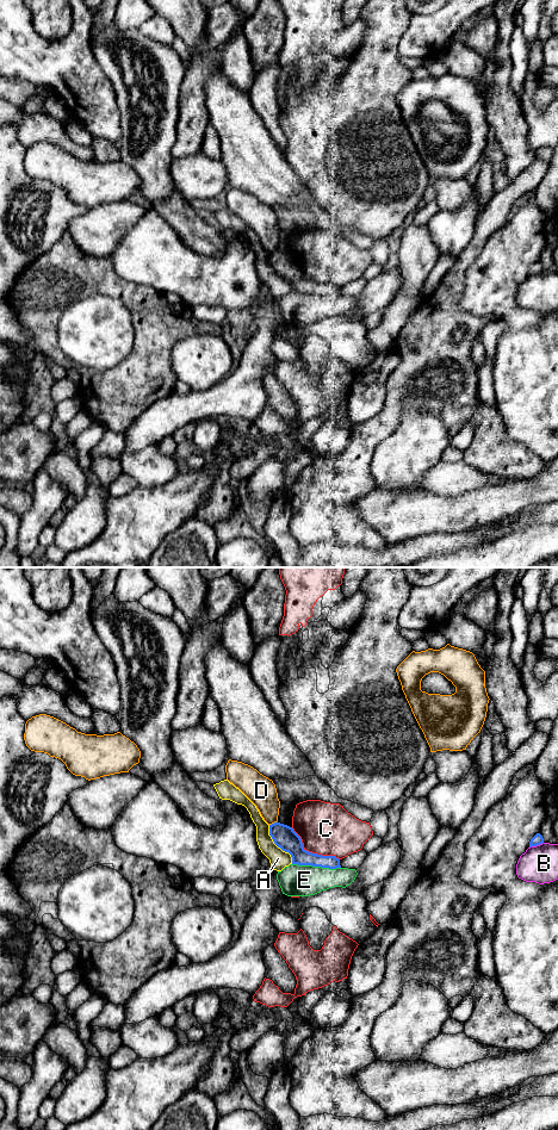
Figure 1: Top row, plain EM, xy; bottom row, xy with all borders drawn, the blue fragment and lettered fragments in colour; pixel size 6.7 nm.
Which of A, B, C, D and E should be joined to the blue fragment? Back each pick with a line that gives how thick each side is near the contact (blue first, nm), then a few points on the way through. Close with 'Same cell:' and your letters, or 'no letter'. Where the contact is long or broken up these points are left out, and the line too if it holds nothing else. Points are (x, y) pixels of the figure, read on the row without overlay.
Same cell: no letter

